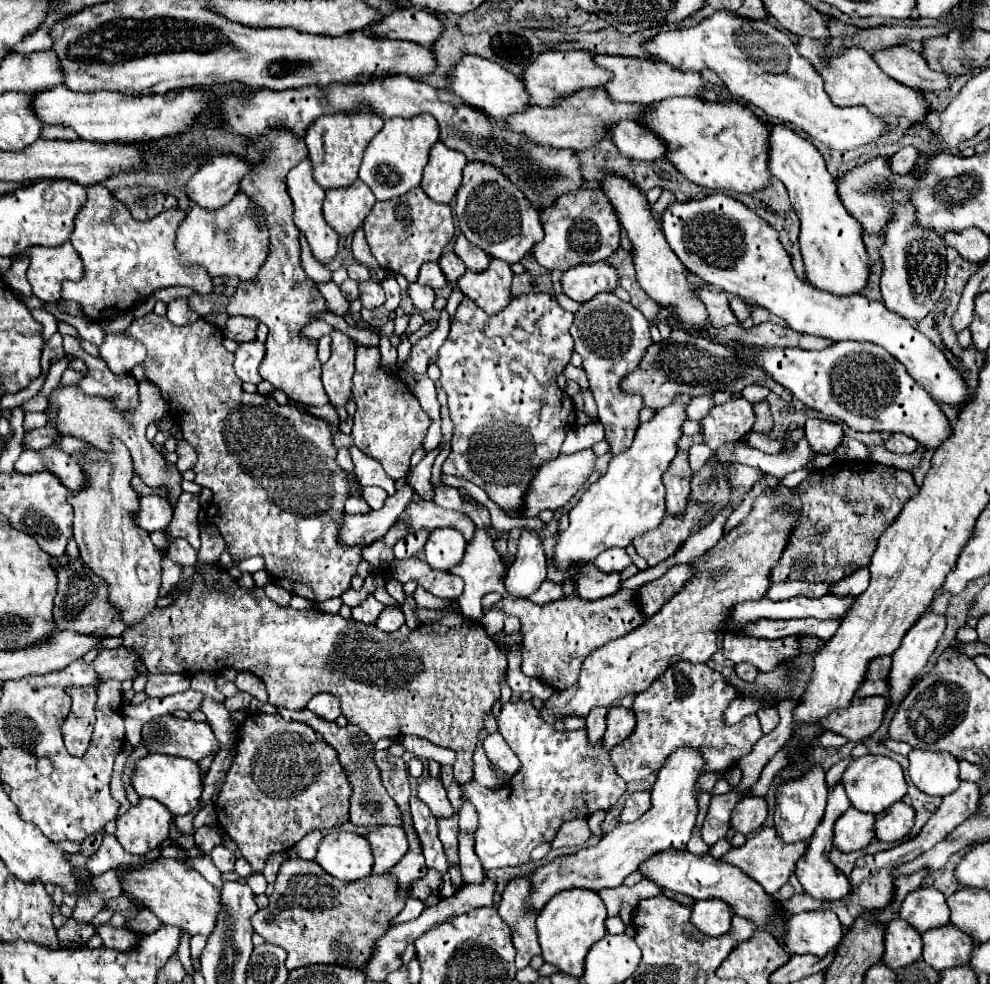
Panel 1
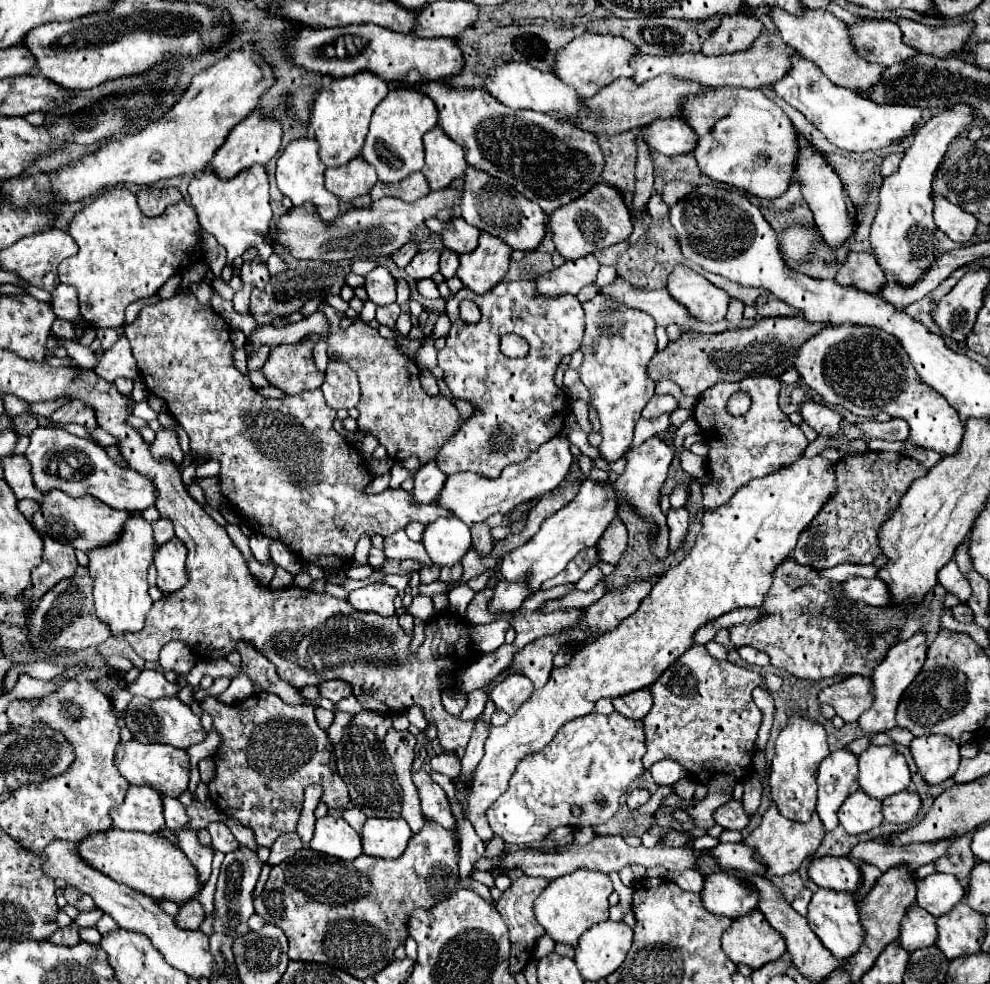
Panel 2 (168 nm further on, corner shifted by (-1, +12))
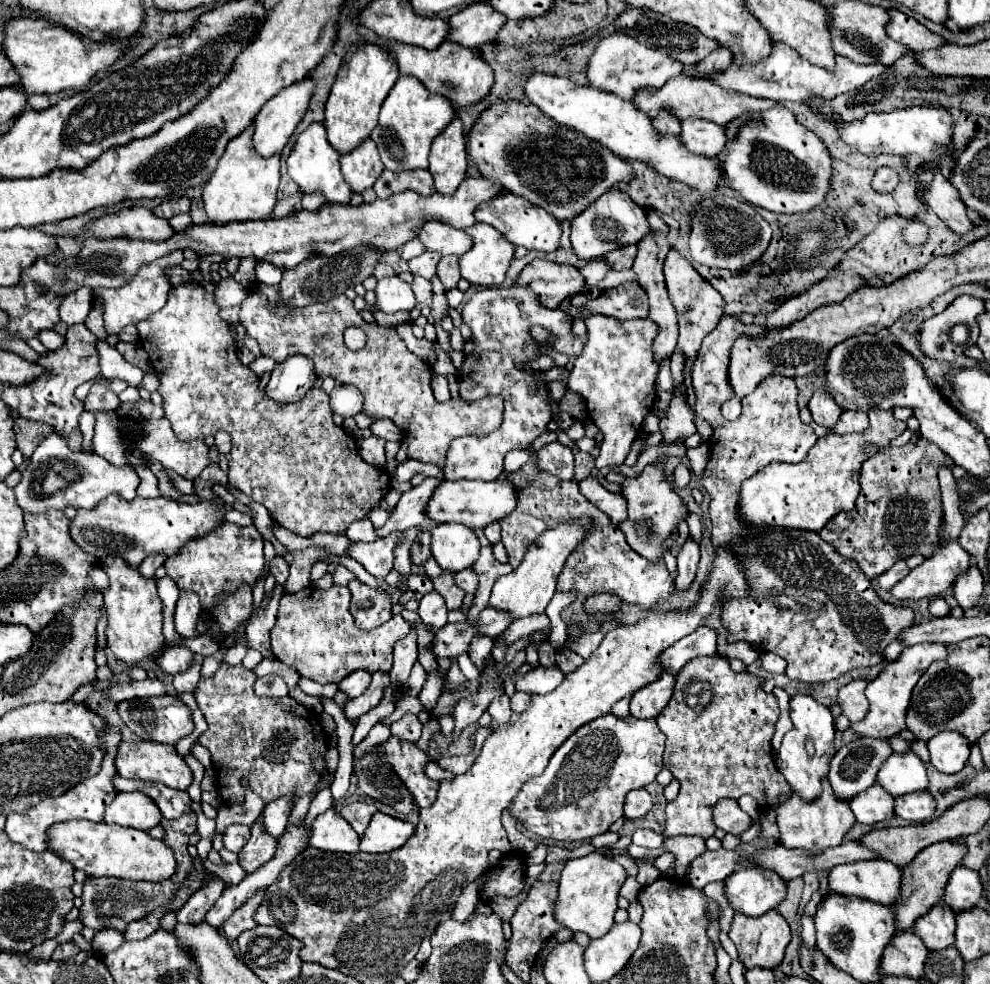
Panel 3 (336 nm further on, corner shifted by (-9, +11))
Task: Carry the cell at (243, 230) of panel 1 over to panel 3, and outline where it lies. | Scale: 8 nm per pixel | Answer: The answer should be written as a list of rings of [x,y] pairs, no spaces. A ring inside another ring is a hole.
[[[248,126],[242,134],[228,142],[224,156],[220,158],[210,180],[204,184],[204,208],[210,220],[238,222],[238,220],[268,220],[276,204],[276,190],[280,182],[280,154],[262,158],[252,146],[254,126]]]

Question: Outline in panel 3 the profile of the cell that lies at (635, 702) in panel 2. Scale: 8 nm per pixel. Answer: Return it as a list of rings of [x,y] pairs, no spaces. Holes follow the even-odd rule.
[[[664,672],[656,682],[650,682],[650,686],[634,692],[630,700],[630,714],[634,718],[656,718],[668,706],[674,692],[674,682],[674,674]]]

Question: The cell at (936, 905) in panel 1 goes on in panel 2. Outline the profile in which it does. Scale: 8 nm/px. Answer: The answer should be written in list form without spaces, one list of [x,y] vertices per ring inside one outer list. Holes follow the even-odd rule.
[[[932,873],[918,881],[916,903],[934,917],[942,917],[964,897],[964,887],[954,875]]]

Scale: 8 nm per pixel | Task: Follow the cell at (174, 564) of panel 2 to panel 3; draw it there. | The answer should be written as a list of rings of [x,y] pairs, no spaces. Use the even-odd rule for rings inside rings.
[[[226,522],[206,538],[198,538],[188,542],[178,556],[172,556],[164,564],[166,576],[170,576],[178,590],[196,592],[200,598],[202,612],[212,612],[218,602],[238,590],[242,584],[254,586],[258,578],[264,576],[264,552],[262,552],[262,536],[256,526],[236,526]]]

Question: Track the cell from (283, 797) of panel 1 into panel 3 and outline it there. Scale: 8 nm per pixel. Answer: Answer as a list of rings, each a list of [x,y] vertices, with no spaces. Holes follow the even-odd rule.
[[[220,664],[220,668],[210,678],[200,678],[198,686],[194,688],[194,696],[198,702],[198,708],[202,710],[208,730],[198,738],[198,742],[208,748],[212,756],[212,764],[216,770],[216,788],[220,798],[226,804],[242,804],[244,802],[244,784],[242,778],[248,780],[248,786],[252,792],[256,792],[264,804],[294,794],[296,798],[314,792],[316,784],[326,774],[326,762],[324,752],[328,750],[326,734],[318,722],[318,716],[310,710],[306,710],[302,704],[292,700],[290,696],[284,698],[260,698],[254,694],[254,682],[256,674],[252,670],[246,670],[240,666]]]

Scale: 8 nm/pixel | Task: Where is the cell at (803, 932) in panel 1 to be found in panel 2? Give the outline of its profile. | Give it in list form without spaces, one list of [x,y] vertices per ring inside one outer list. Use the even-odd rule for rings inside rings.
[[[818,889],[812,895],[812,903],[808,905],[808,925],[810,929],[818,935],[822,945],[838,959],[844,961],[850,955],[854,955],[862,943],[862,927],[860,927],[860,917],[856,909],[856,899],[852,893],[838,893],[838,891],[828,891],[828,889]]]

